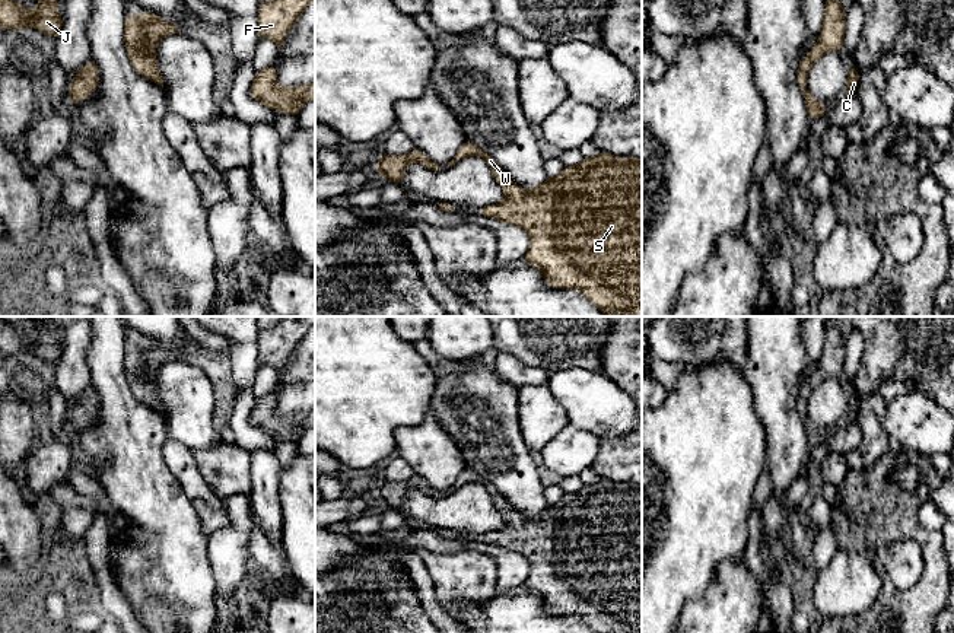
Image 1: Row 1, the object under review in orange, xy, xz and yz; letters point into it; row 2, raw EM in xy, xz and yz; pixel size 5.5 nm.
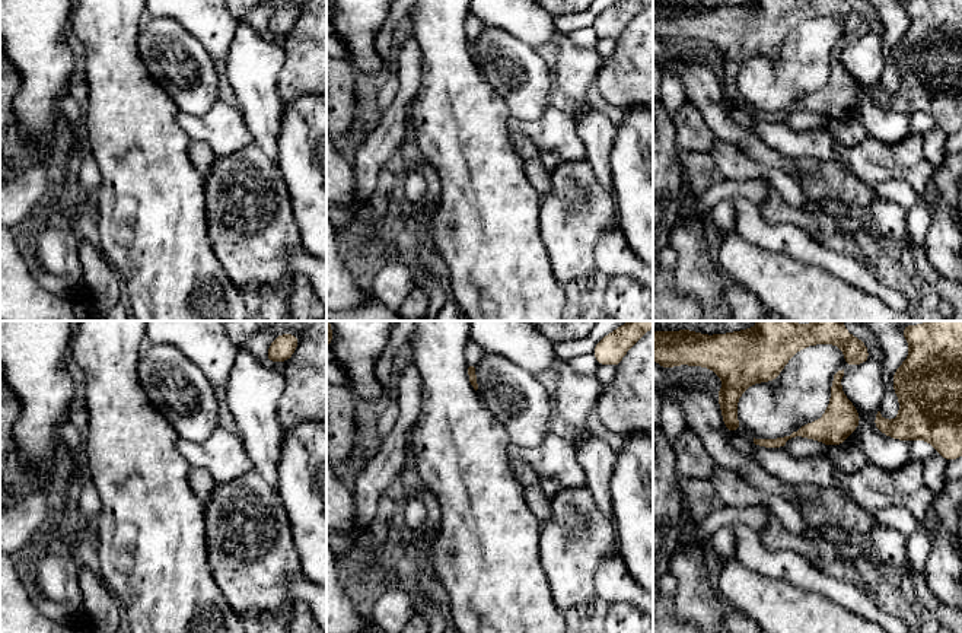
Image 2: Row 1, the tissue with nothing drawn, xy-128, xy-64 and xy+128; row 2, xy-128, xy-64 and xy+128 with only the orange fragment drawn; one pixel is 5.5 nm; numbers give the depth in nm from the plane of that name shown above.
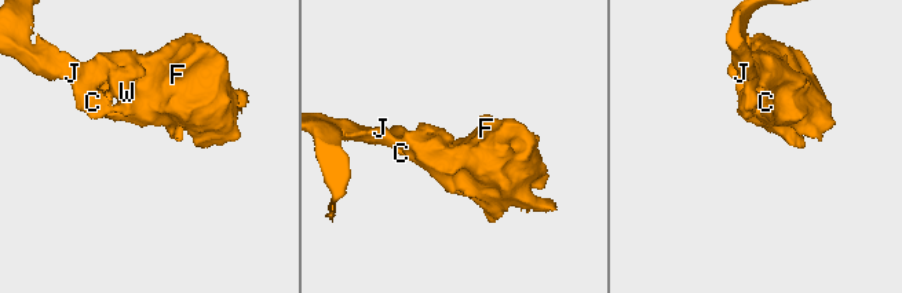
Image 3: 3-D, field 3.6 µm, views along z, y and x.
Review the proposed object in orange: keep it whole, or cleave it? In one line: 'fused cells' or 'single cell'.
single cell

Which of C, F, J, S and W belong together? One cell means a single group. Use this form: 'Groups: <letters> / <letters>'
Groups: C F J S W

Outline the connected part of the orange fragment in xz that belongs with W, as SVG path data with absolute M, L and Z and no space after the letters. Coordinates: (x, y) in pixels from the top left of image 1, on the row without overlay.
M470 467L464 468L445 493L452 493L467 483L483 484L506 519L503 528L477 534L478 541L511 550L528 560L531 570L524 586L543 598L550 614L578 615L595 633L642 633L642 486L600 478L576 492L565 493L557 503L547 505L535 515L521 516L492 481Z

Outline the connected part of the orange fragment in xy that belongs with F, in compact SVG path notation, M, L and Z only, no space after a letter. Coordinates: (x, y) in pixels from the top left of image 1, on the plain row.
M283 316L277 324L258 330L260 366L271 366L280 376L289 357L312 327L315 316Z

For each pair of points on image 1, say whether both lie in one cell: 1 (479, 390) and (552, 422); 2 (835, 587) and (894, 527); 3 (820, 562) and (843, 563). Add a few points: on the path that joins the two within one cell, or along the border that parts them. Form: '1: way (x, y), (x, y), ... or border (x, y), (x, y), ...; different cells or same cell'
1: border (517, 387), (517, 423), (525, 441); different cells
2: border (838, 547), (858, 550), (873, 560); different cells
3: border (836, 547), (832, 559), (817, 571); different cells

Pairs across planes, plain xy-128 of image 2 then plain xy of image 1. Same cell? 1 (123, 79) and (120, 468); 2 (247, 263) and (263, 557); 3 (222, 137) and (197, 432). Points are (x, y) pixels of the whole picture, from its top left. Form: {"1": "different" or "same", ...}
{"1": "same", "2": "different", "3": "different"}

